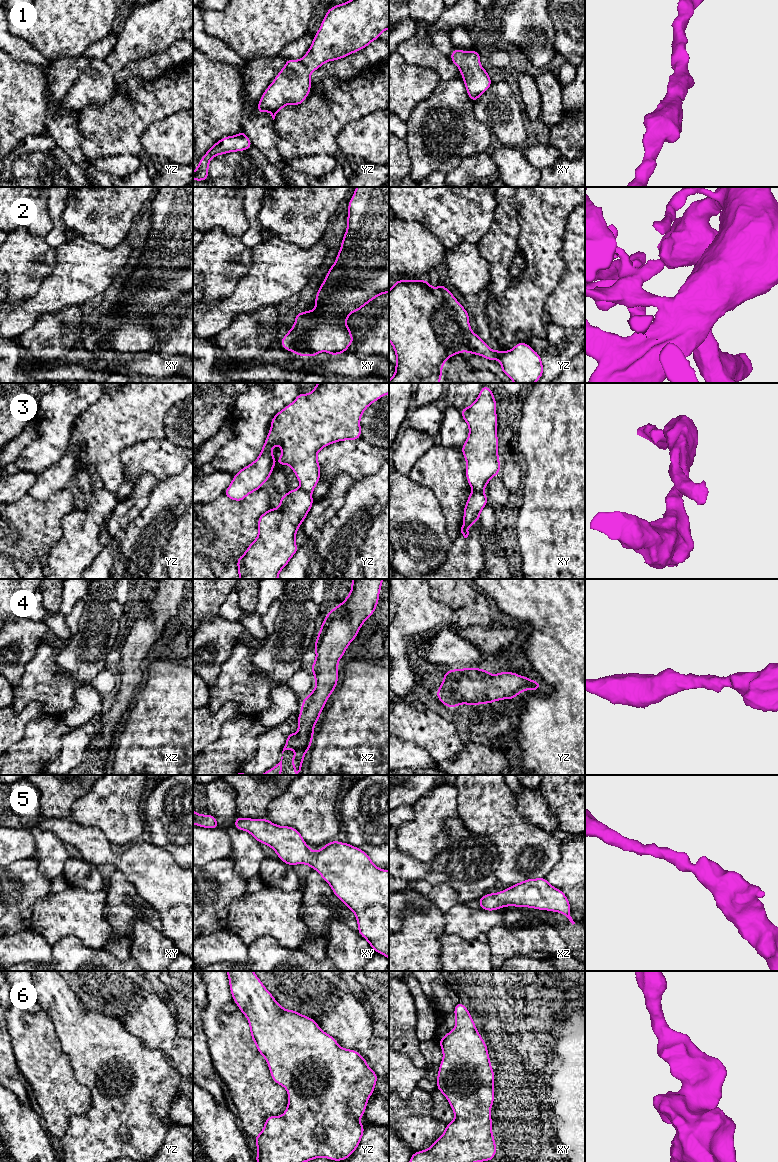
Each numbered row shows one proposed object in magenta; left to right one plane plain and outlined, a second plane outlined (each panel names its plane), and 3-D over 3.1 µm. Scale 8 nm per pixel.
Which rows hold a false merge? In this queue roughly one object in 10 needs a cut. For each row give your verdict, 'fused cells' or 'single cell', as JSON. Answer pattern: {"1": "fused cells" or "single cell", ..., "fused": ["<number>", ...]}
{"1": "single cell", "2": "single cell", "3": "fused cells", "4": "single cell", "5": "single cell", "6": "single cell", "fused": ["3"]}

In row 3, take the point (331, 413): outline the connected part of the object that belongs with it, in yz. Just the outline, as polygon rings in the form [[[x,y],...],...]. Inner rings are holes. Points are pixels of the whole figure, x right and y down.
[[[318,383],[309,395],[299,393],[291,404],[272,418],[271,429],[259,457],[234,475],[223,495],[233,501],[243,501],[248,494],[260,489],[274,470],[274,445],[282,448],[278,465],[289,465],[301,488],[312,493],[320,480],[317,453],[335,442],[360,439],[360,418],[364,410],[386,394],[389,394],[389,383]]]

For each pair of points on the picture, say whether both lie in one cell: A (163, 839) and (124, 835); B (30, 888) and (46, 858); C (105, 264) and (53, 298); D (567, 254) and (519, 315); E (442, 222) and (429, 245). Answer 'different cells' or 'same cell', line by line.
A: different cells
B: different cells
C: same cell
D: different cells
E: different cells

